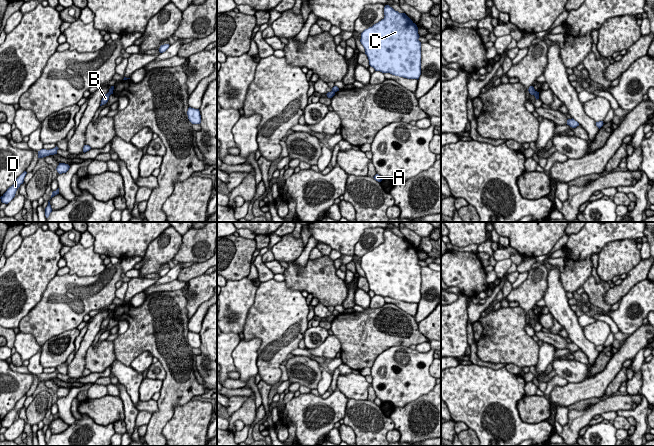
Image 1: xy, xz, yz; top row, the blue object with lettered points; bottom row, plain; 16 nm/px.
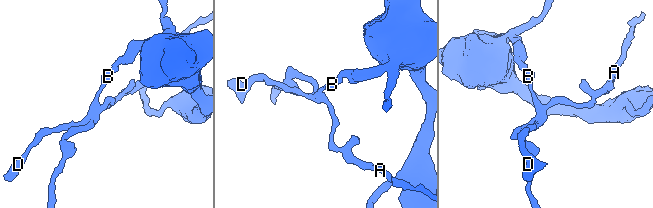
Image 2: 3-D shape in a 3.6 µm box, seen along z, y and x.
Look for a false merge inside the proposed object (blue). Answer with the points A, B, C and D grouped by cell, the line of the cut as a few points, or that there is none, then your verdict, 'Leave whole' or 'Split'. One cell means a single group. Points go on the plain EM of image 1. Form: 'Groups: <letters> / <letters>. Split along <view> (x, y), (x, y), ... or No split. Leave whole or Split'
Groups: A B D / C. Split along yz (535, 315), (533, 318). Split

